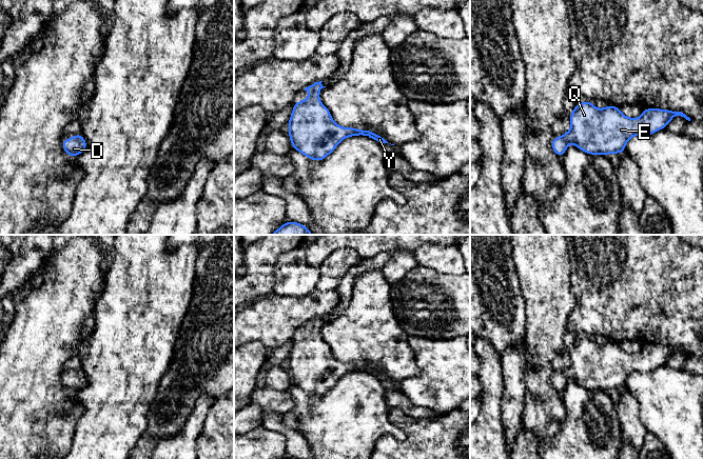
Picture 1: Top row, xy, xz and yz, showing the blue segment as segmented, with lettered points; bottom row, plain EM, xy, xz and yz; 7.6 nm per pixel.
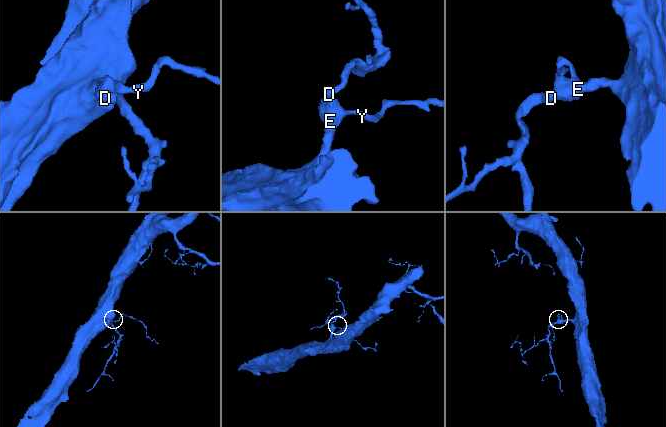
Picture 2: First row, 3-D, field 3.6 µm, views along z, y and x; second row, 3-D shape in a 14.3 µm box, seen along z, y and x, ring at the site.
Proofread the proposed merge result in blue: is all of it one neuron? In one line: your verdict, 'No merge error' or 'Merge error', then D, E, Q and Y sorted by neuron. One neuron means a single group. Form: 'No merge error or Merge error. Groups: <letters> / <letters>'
No merge error. Groups: D E Q Y

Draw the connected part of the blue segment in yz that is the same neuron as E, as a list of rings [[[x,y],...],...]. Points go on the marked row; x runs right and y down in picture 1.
[[[585,100],[578,103],[569,116],[570,131],[554,137],[551,147],[560,158],[570,142],[588,155],[621,155],[631,137],[648,136],[666,128],[676,116],[690,121],[682,112],[656,107],[644,108],[640,118],[628,118],[618,106],[607,104],[600,109]]]

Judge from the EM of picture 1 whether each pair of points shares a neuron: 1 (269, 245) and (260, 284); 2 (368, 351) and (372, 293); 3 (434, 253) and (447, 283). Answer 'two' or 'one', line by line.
1: one
2: one
3: two

